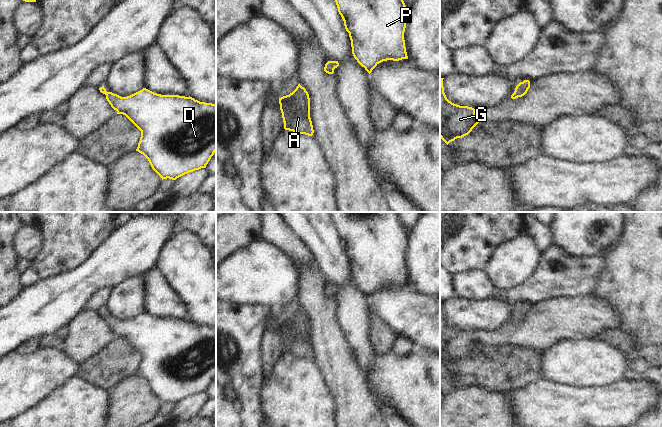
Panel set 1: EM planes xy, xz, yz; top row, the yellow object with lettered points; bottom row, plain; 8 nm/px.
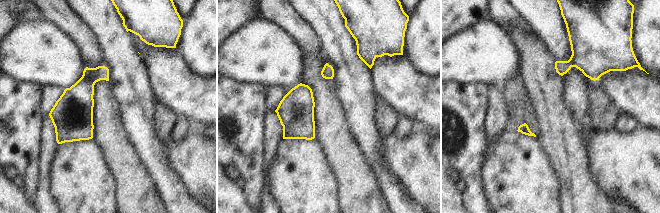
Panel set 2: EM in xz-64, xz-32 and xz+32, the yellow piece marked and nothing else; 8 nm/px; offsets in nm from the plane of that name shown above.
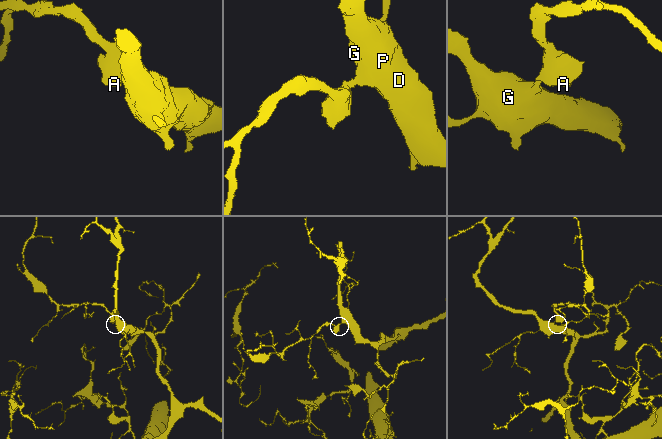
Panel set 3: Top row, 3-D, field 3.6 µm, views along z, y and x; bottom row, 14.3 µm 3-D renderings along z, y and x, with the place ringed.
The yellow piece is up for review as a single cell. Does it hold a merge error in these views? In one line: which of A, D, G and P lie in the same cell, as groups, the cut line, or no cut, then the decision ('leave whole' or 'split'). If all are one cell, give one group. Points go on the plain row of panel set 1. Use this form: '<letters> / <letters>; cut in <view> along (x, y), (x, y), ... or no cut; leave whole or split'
A D G P; no cut; leave whole

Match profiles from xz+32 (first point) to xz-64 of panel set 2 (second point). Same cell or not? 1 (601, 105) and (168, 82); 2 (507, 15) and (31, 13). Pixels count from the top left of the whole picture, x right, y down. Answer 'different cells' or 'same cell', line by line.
1: different cells
2: different cells

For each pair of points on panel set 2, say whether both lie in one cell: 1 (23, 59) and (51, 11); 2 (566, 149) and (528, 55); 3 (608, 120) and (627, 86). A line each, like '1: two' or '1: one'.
1: two
2: one
3: two

